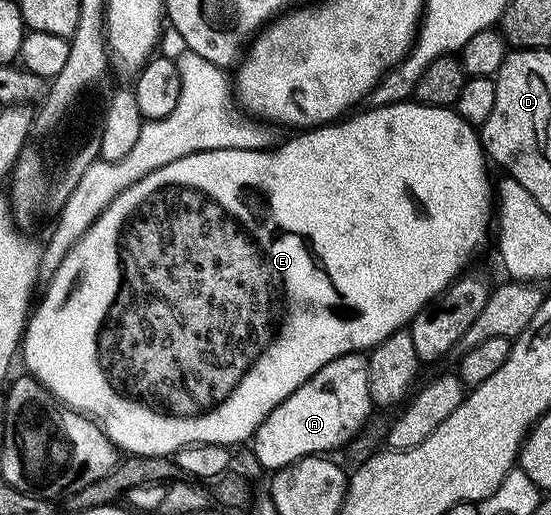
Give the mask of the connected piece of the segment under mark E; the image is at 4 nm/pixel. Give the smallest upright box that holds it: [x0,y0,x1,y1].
[21,102,493,458]

